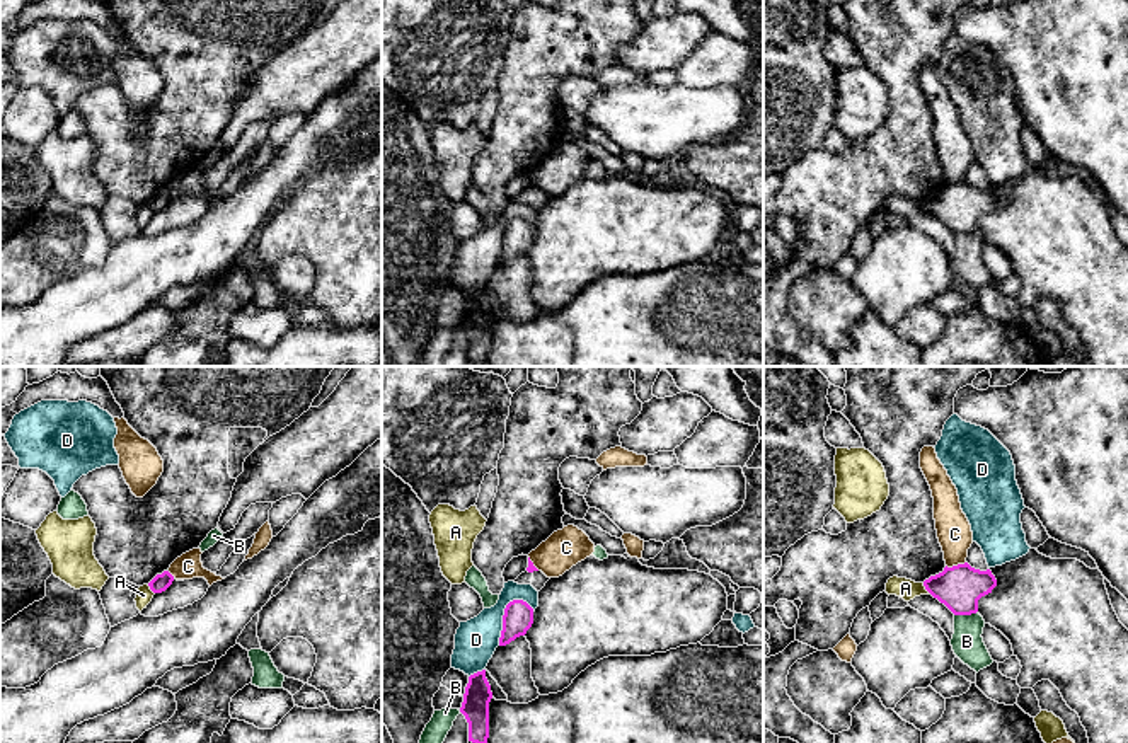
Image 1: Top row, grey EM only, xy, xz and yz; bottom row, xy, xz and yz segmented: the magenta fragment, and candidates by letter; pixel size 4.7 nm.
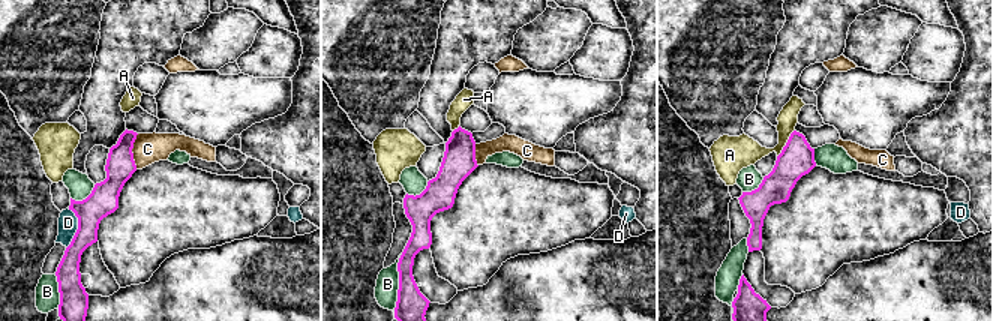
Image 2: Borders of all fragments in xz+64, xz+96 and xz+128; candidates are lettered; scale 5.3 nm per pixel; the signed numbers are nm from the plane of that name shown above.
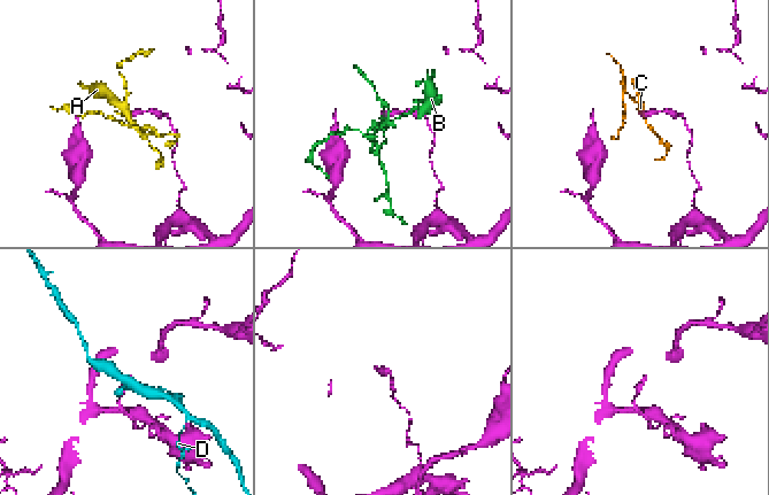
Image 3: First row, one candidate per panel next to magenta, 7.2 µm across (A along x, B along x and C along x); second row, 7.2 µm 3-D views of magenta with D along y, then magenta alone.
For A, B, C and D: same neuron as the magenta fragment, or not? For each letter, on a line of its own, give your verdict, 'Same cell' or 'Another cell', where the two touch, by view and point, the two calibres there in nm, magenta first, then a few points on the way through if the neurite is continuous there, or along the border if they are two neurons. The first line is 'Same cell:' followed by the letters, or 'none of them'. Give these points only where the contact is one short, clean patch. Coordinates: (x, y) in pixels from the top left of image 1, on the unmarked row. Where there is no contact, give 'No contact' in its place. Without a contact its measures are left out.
Same cell: none of them
A: Another cell. Touches magenta at yz (926, 207). Thickness 200 nm (magenta) against 100 nm. Boundary: yz (922, 201), (931, 212)
B: Another cell. Touches magenta at yz (965, 232). Thickness 200 nm (magenta) against 150 nm
C: Another cell. Touches magenta at yz (955, 184). Thickness 200 nm (magenta) against 160 nm. Boundary: yz (965, 179), (946, 184)
D: Another cell. Touches magenta at xz (503, 234). Thickness 140 nm (magenta) against 200 nm. Boundary: xz (525, 218), (512, 218), (506, 224), (498, 263)

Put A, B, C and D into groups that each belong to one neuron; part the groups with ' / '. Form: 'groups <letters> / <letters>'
groups A / B / C / D

